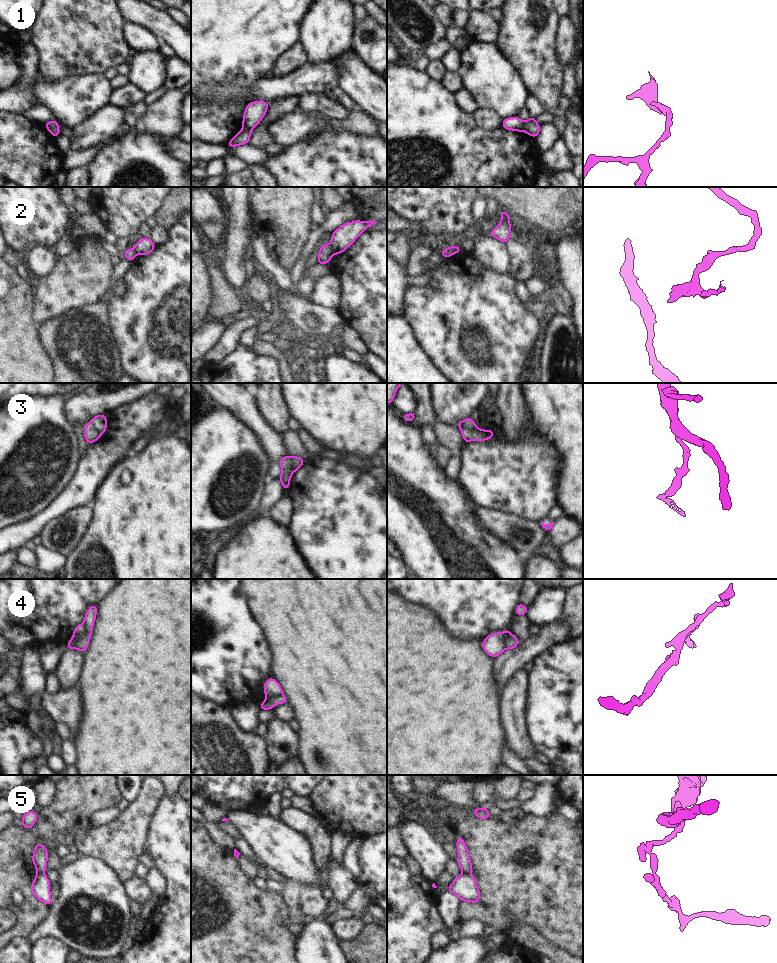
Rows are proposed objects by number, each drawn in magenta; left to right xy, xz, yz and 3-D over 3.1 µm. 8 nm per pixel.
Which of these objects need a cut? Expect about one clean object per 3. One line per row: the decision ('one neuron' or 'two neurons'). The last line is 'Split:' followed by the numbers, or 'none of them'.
1: two neurons
2: two neurons
3: two neurons
4: two neurons
5: two neurons
Split: 1, 2, 3, 4, 5

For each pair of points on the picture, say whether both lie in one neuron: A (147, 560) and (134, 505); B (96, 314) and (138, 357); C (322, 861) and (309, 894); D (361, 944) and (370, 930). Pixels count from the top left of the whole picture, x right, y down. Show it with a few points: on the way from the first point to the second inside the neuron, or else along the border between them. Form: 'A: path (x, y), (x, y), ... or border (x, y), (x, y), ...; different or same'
A: path (147, 546), (147, 519); same
B: border (106, 304), (107, 323), (118, 349); different
C: path (322, 869), (322, 881), (317, 886); same
D: path (364, 941), (370, 933); same

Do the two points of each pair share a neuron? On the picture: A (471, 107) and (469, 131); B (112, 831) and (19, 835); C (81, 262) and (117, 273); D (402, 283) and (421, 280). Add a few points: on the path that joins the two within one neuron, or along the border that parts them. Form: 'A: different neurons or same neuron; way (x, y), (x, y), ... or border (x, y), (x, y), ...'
A: different neurons; border (455, 96), (459, 106), (473, 114)
B: different neurons; border (81, 830), (76, 834), (73, 842)
C: different neurons; border (113, 266), (110, 282)
D: same neuron; way (407, 281), (416, 281)

